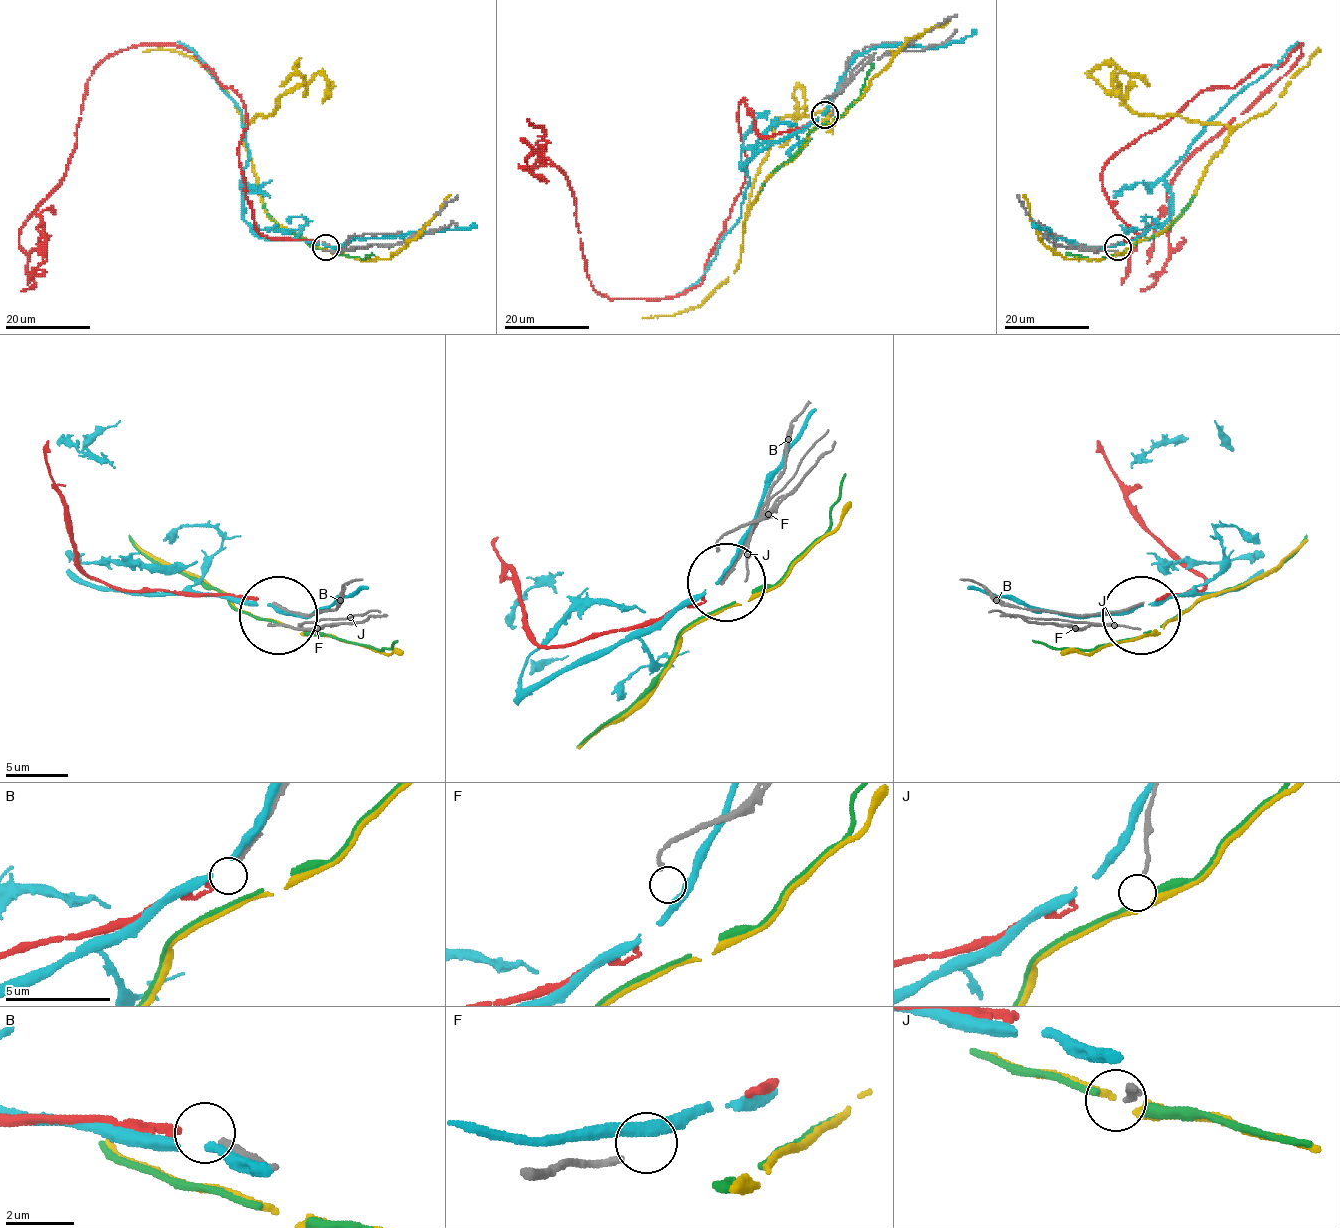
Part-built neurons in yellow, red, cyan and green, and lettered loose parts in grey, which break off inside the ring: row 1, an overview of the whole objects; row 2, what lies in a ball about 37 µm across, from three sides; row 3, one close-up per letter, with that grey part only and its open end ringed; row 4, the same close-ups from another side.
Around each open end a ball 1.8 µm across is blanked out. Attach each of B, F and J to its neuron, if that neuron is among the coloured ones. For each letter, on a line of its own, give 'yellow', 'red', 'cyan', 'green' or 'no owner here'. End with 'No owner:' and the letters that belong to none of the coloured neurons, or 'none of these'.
B: red
F: no owner here
J: no owner here
No owner: F, J

